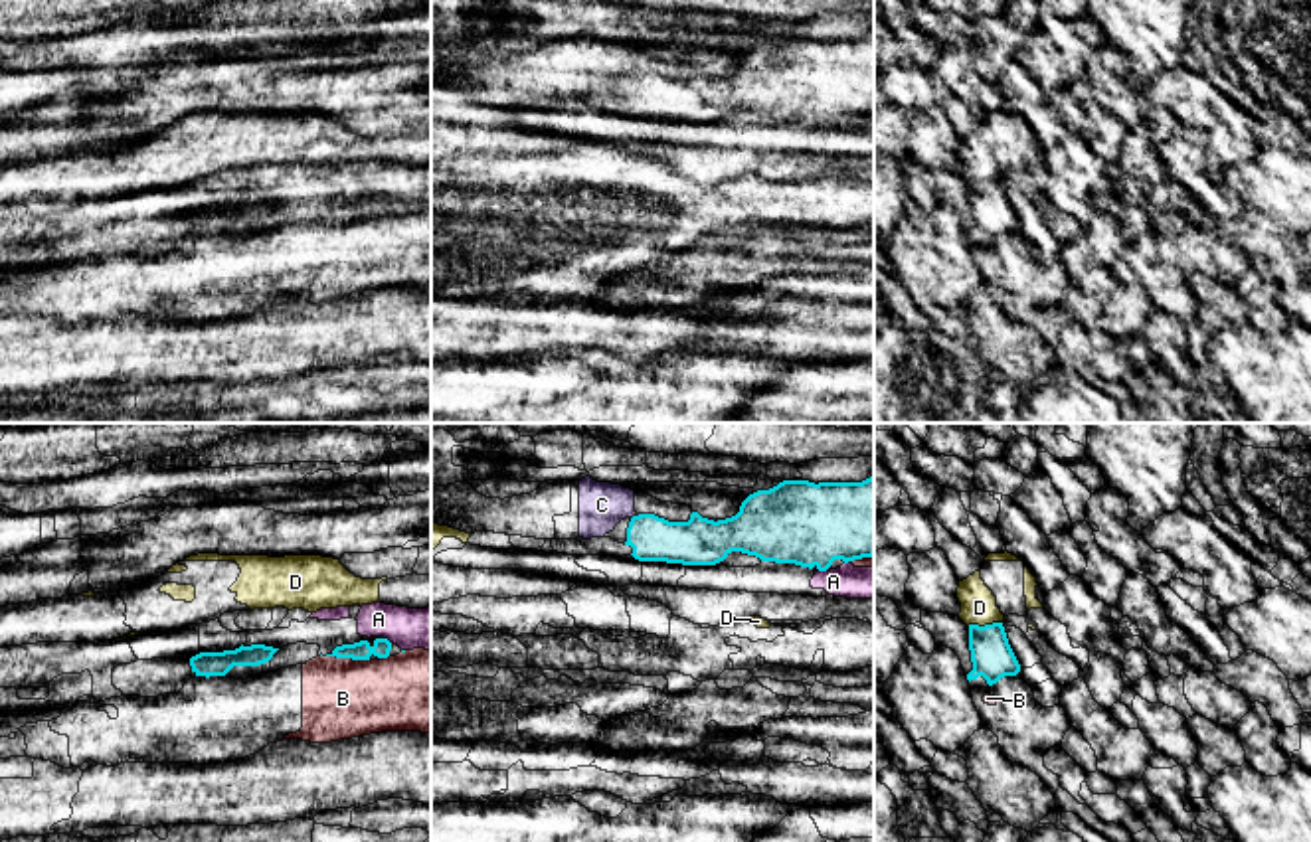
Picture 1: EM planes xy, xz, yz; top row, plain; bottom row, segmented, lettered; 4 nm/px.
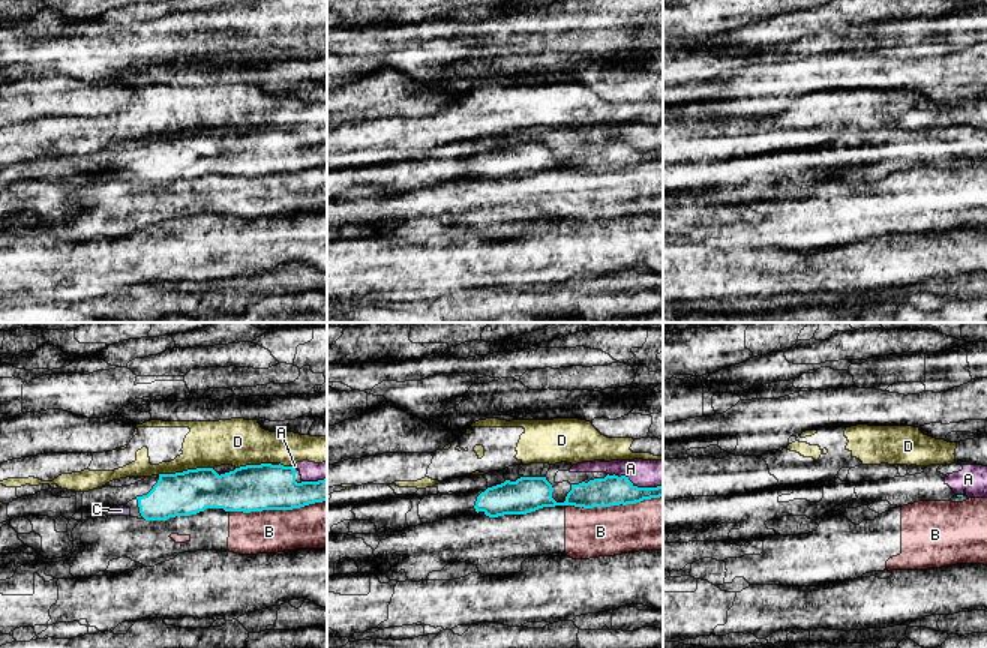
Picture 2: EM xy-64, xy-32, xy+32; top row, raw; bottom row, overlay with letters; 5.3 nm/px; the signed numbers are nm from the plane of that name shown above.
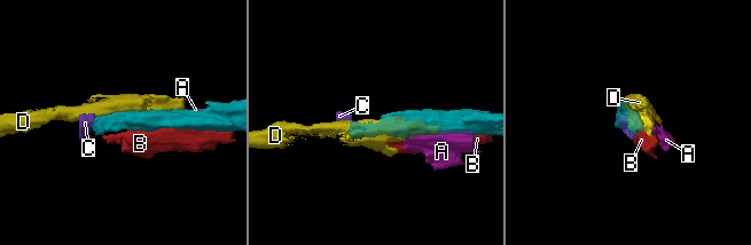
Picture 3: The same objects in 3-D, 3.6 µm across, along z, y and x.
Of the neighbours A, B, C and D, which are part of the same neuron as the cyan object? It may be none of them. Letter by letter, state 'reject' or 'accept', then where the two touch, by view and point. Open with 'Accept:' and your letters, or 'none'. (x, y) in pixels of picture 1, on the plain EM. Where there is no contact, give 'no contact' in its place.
Accept: C
A: reject; meets cyan in xy at (388, 198)
B: reject; meets cyan in xy at (349, 214)
C: accept; meets cyan in xz at (635, 74)
D: reject; meets cyan in yz at (985, 182)

